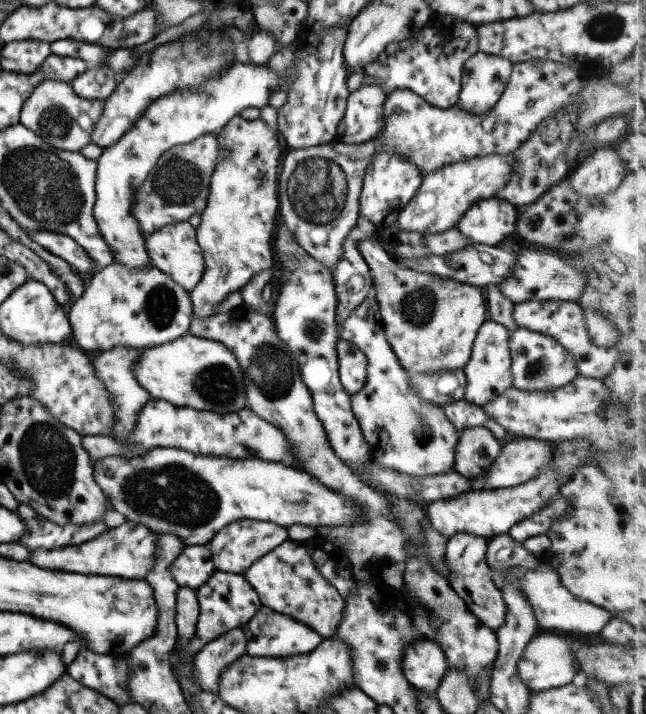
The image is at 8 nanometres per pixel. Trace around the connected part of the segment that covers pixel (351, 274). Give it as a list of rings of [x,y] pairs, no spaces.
[[[351,232],[344,239],[342,257],[334,265],[333,277],[336,297],[336,325],[342,329],[342,323],[362,301],[372,294],[373,280],[368,263],[356,247],[359,233]]]

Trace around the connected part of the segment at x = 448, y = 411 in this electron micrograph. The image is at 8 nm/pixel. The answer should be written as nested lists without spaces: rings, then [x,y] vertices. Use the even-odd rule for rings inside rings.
[[[465,399],[457,400],[442,407],[444,415],[459,432],[467,428],[489,428],[501,442],[506,438],[507,430],[485,413],[479,405],[468,403]]]

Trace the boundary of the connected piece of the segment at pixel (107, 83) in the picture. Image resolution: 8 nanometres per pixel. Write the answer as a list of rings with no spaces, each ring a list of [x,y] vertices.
[[[106,66],[87,68],[71,80],[76,95],[88,100],[106,100],[115,90],[114,72]]]

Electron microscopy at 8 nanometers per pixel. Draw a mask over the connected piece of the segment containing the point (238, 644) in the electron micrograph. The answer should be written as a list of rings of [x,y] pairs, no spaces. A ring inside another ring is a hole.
[[[240,628],[224,632],[224,636],[208,642],[194,659],[194,680],[202,691],[216,692],[220,688],[220,676],[234,660],[246,655],[246,635]]]

